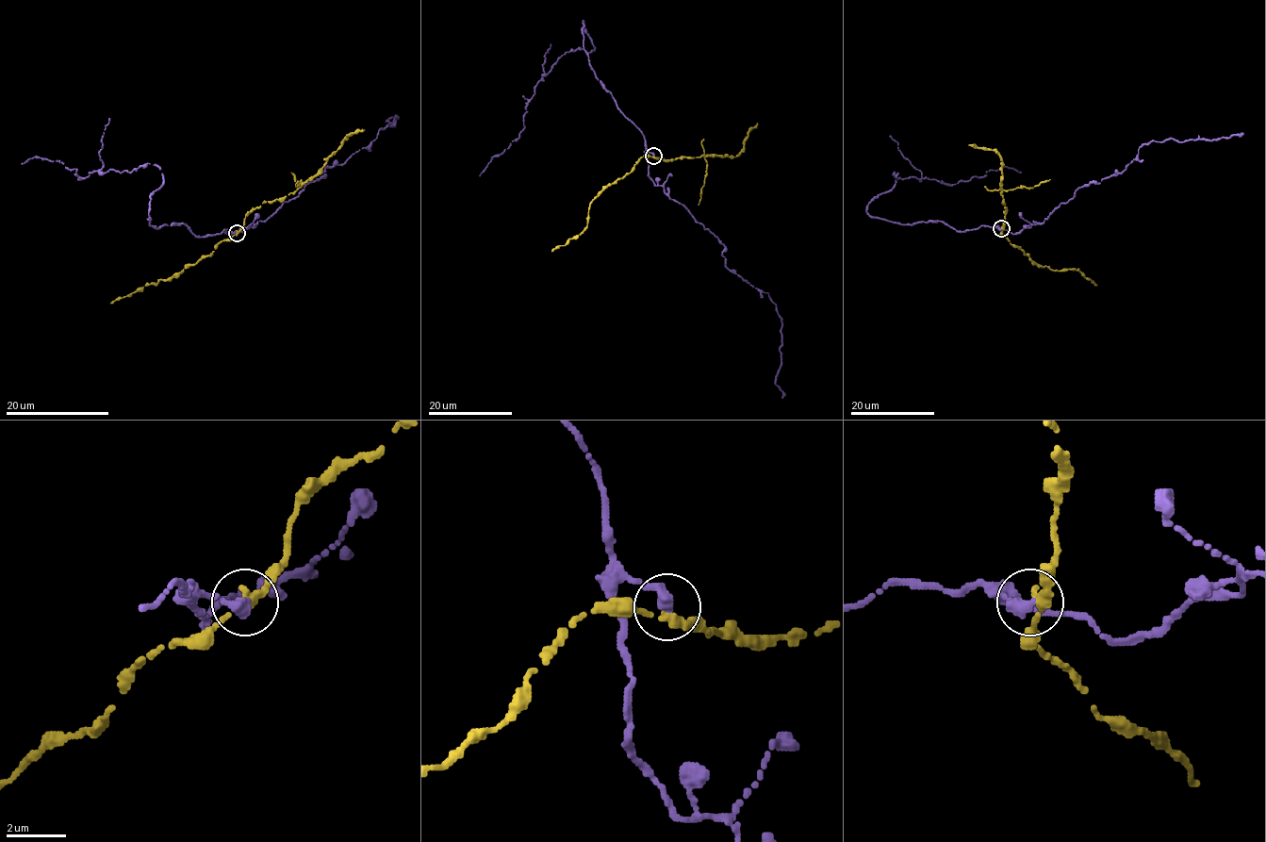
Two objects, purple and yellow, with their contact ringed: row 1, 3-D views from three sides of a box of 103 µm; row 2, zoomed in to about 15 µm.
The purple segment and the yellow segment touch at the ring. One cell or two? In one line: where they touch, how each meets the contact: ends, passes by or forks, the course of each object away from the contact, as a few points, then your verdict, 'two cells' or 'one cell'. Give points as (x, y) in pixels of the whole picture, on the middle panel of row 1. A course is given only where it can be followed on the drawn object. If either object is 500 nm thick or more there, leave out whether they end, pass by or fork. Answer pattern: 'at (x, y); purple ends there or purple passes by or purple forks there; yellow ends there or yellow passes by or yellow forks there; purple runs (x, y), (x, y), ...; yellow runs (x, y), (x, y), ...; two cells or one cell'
at (653, 156); purple ends there; yellow passes by; purple runs (654, 156), (596, 77), (583, 21), (594, 50), (566, 52), (552, 66), (526, 106), (519, 136), (480, 175); yellow runs (654, 156), (641, 156), (630, 173), (607, 187), (589, 207), (586, 227), (552, 252); two cells

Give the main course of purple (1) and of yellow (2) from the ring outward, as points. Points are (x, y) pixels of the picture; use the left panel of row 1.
1: (237, 233), (150, 225), (156, 166), (78, 179), (59, 160), (22, 163)
2: (237, 232), (221, 241), (212, 253), (195, 264), (189, 264), (156, 285), (147, 284), (111, 304)

